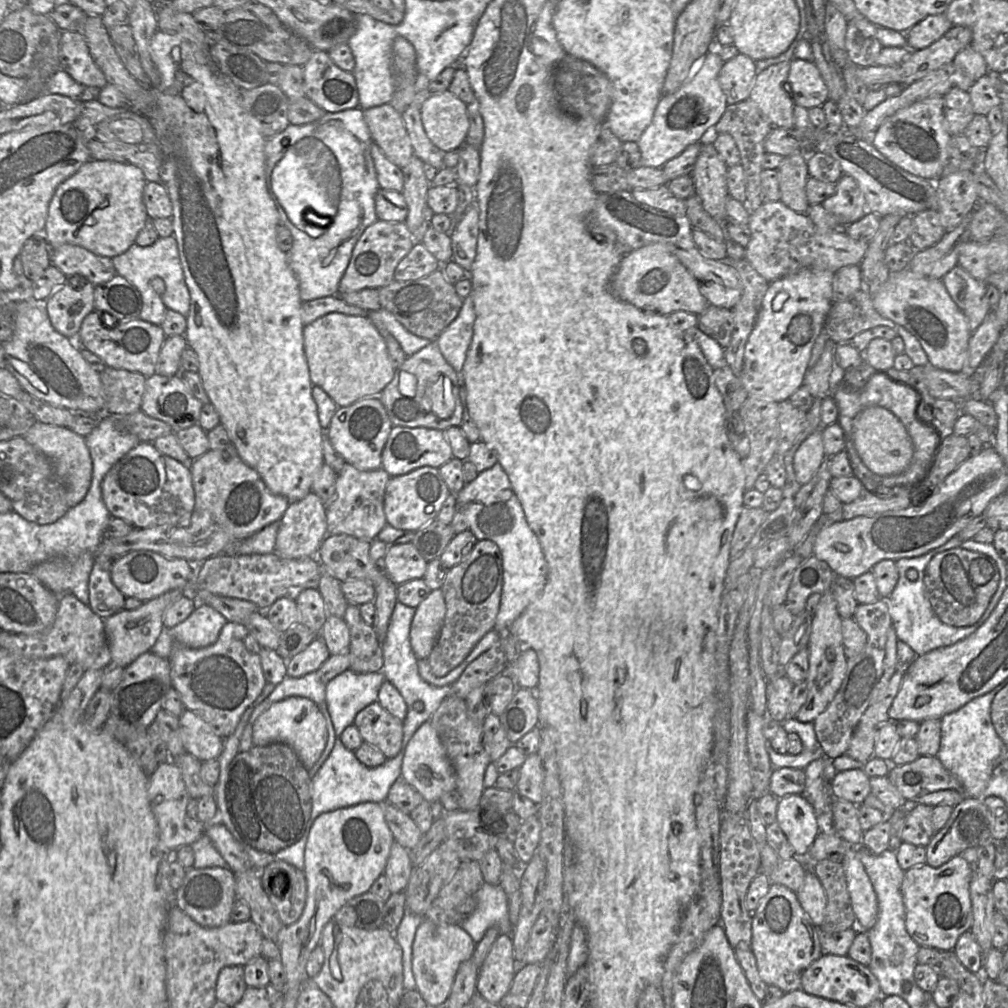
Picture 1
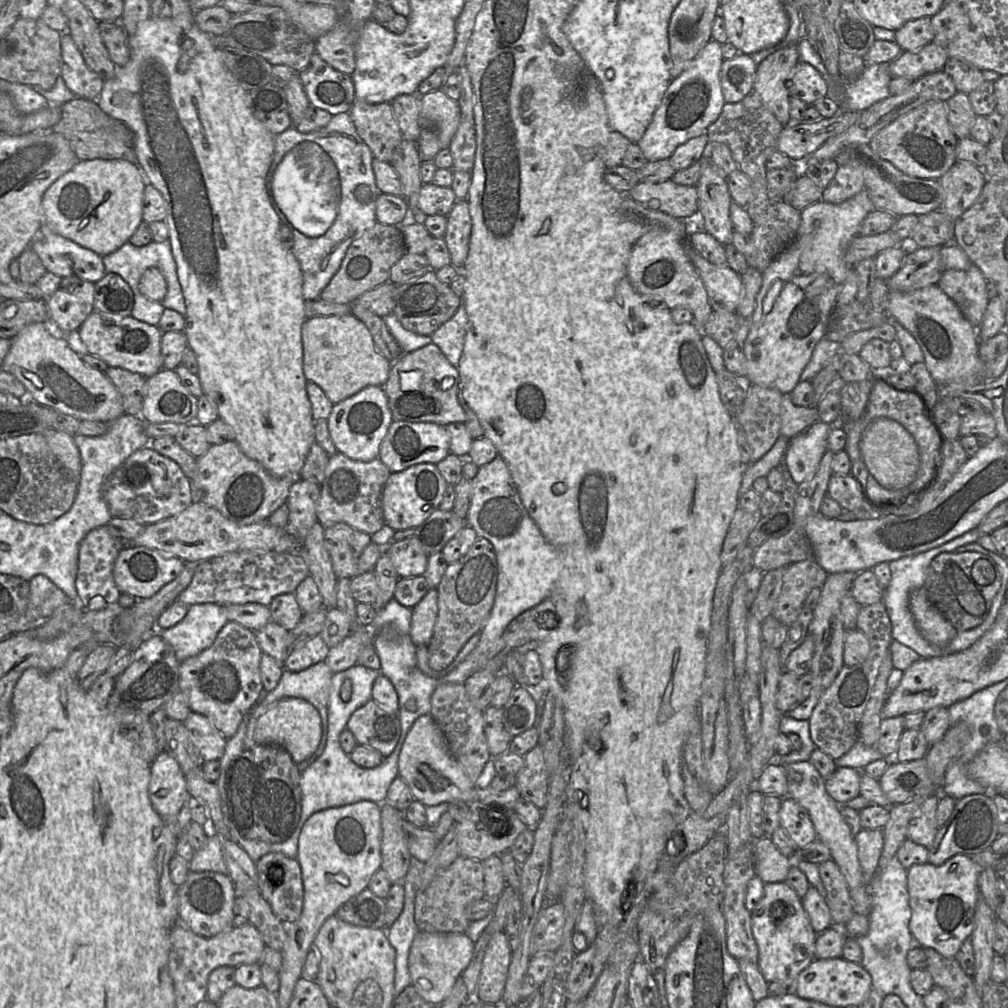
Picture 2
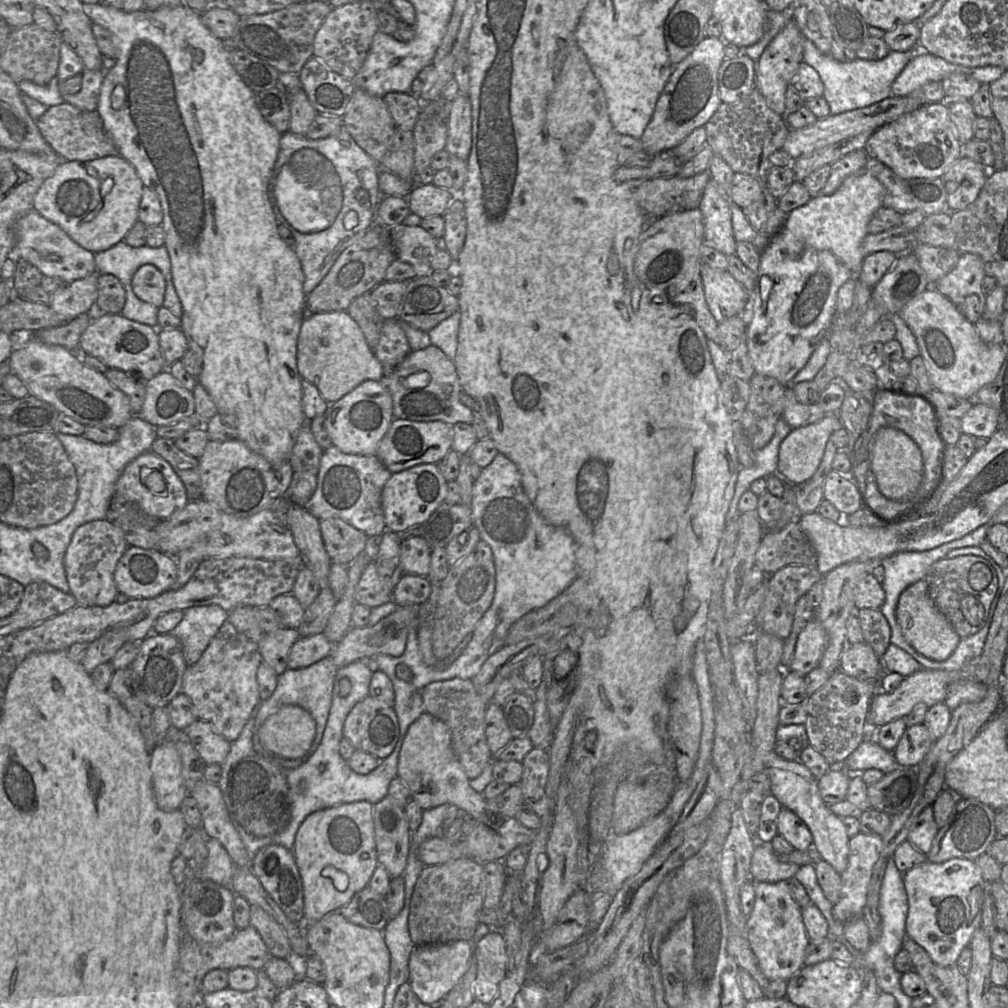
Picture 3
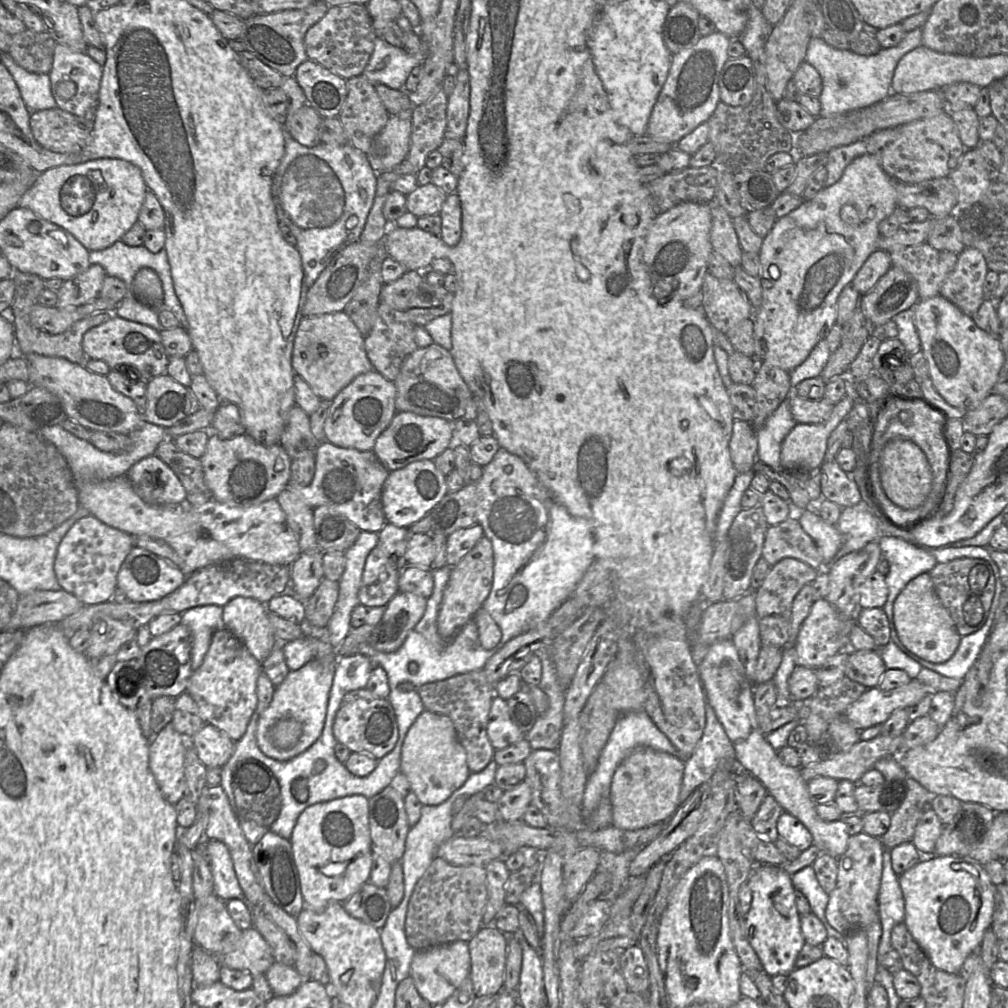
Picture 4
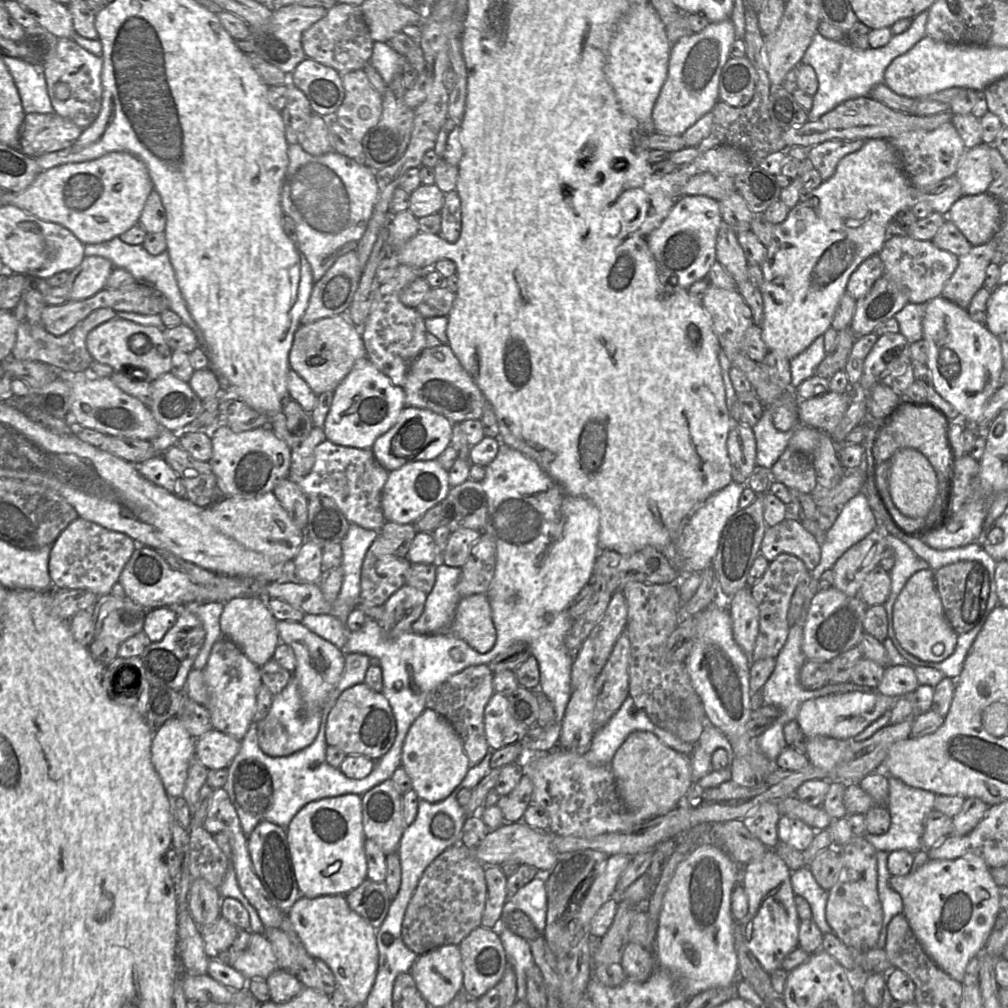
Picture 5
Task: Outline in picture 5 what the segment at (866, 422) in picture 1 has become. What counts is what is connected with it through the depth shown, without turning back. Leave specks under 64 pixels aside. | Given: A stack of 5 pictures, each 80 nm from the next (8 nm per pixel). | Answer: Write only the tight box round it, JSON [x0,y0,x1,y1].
[886,448,938,518]

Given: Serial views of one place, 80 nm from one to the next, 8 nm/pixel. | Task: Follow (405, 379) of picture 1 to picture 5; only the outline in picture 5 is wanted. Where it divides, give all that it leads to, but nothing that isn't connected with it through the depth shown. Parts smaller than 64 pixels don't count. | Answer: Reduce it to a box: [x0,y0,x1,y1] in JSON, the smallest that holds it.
[403,344,487,424]

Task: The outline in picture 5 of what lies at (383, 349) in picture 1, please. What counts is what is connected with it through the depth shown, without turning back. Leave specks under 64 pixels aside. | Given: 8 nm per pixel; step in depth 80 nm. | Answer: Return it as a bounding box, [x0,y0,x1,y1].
[288,314,366,395]

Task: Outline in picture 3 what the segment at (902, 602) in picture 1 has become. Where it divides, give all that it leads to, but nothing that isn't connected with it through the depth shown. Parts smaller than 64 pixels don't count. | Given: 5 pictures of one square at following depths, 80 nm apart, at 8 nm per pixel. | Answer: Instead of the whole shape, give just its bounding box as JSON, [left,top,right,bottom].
[879,523,992,658]

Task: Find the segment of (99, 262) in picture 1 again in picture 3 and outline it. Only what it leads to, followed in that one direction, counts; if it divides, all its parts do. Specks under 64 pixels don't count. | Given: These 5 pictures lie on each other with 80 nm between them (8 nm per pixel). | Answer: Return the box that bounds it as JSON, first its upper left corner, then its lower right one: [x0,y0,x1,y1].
[12,209,96,282]

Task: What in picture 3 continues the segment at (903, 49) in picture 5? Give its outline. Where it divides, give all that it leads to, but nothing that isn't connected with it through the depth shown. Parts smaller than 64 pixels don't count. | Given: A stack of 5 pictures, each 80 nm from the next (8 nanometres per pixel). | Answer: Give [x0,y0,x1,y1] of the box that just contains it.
[803,38,916,115]

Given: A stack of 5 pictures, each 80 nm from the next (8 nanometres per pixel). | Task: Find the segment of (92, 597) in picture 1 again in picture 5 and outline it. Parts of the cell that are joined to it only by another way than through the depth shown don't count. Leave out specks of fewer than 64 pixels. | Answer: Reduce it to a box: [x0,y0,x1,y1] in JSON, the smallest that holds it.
[49,517,137,596]

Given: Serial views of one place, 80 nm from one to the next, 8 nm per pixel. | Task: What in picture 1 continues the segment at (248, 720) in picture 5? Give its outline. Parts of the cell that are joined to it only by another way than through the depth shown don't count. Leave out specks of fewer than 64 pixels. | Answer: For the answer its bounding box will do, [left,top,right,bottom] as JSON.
[168,622,266,738]

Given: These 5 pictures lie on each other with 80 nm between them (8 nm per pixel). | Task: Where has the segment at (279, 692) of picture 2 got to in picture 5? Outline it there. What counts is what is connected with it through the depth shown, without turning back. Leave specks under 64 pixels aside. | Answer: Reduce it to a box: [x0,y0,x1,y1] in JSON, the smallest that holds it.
[258,676,322,757]

